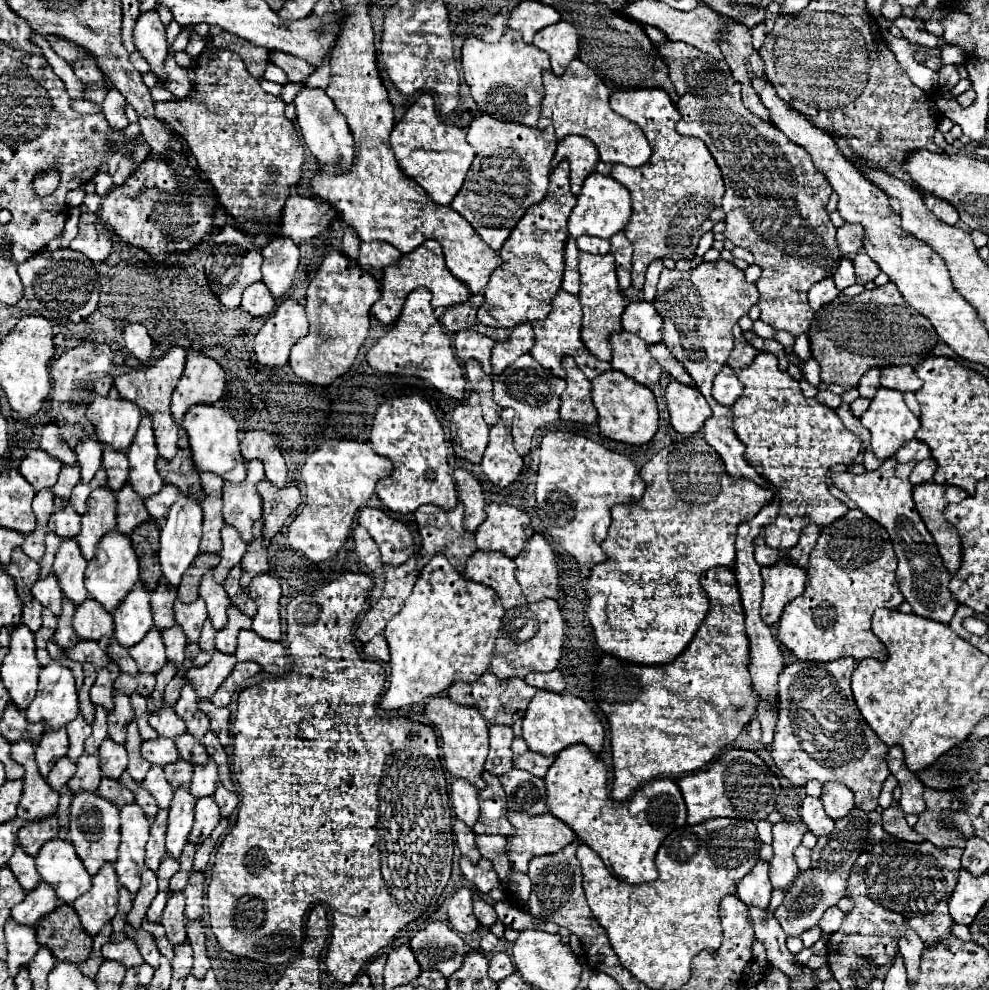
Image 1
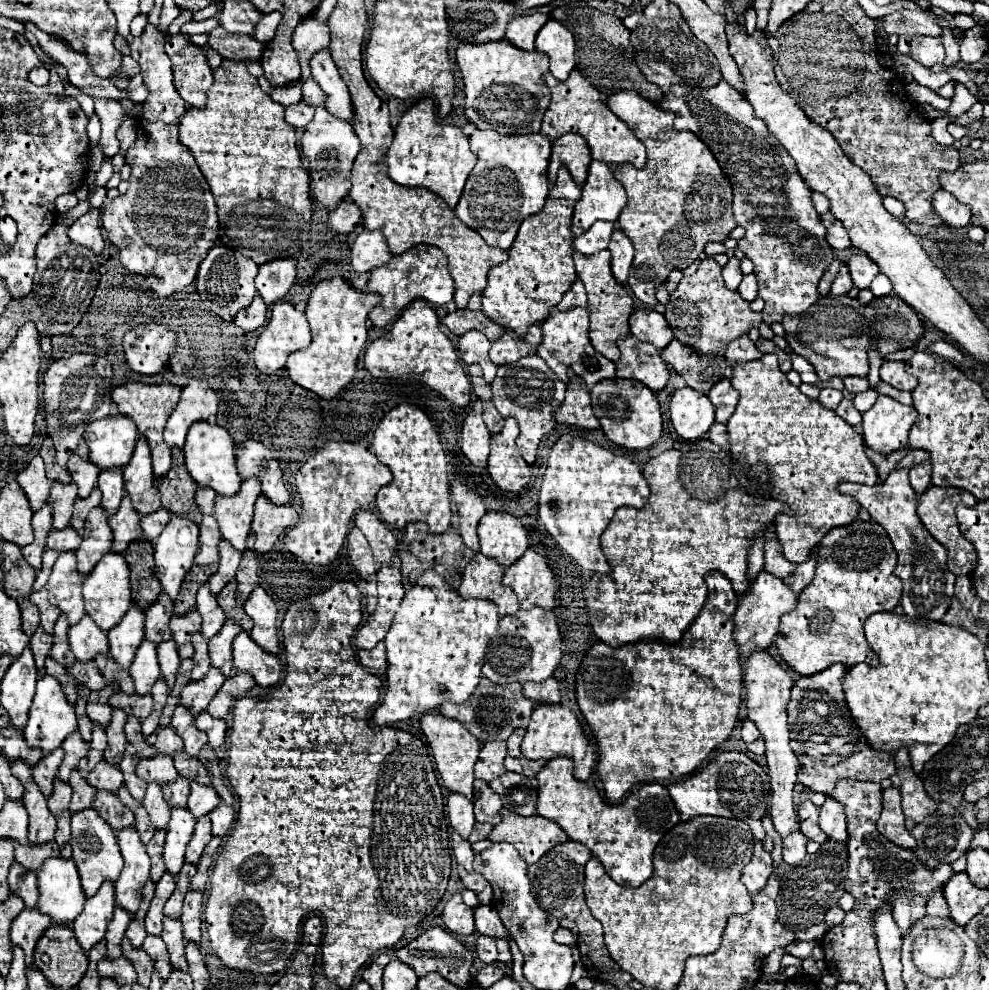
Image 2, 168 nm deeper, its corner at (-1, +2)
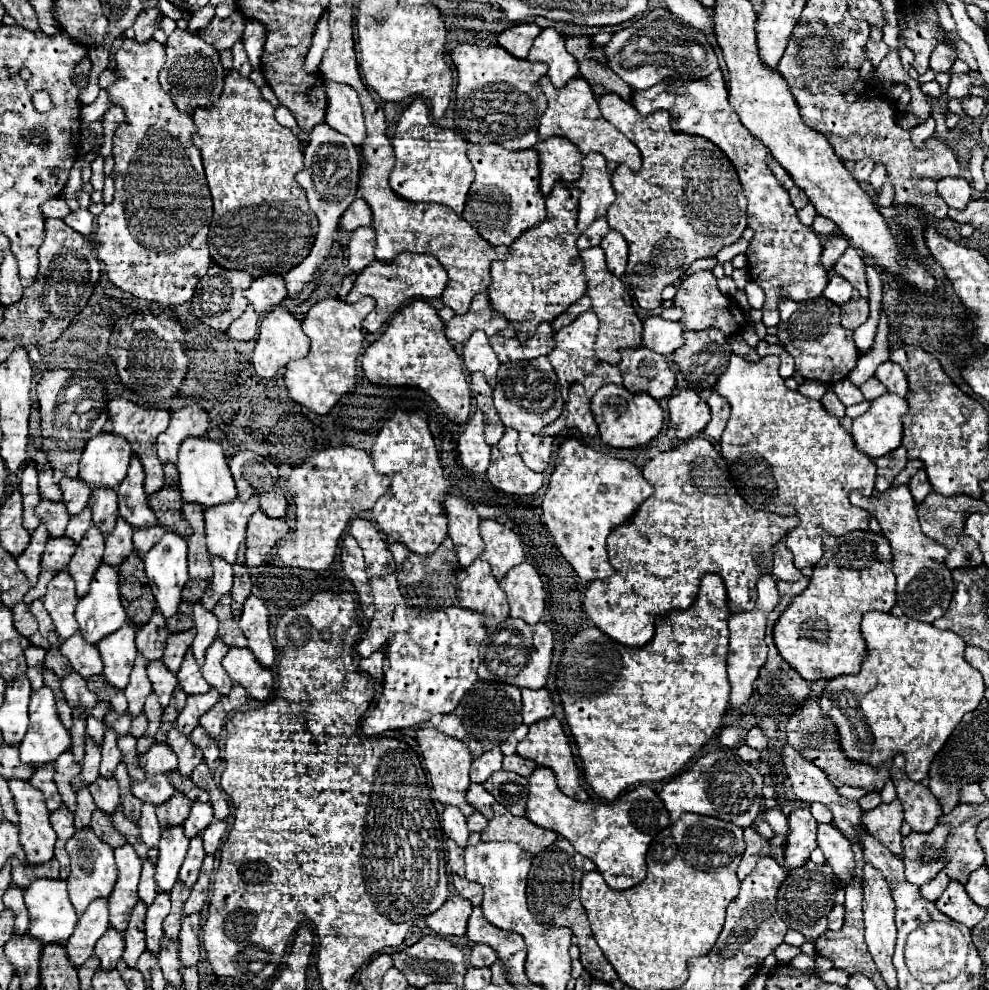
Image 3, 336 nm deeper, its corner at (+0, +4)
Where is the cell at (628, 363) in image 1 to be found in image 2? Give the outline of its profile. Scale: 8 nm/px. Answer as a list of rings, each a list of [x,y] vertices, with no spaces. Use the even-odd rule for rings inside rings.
[[[628,336],[626,340],[618,342],[622,358],[616,362],[616,376],[638,380],[650,390],[658,392],[668,384],[670,370],[662,362],[658,348],[646,342],[638,342],[636,338]]]

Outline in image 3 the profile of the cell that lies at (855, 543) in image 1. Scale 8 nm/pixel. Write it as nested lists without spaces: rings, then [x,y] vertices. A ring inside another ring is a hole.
[[[853,532],[845,536],[823,536],[823,558],[811,572],[809,586],[793,600],[793,604],[779,616],[773,628],[773,640],[779,654],[795,668],[801,678],[815,680],[831,680],[843,674],[857,674],[859,666],[865,658],[865,642],[859,630],[859,622],[865,612],[879,610],[891,612],[895,606],[895,576],[891,572],[891,546],[883,534],[873,532]]]

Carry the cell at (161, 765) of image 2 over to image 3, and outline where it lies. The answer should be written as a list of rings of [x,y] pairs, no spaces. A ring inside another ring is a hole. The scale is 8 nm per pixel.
[[[155,774],[155,776],[147,776],[145,782],[133,782],[131,792],[141,802],[149,802],[153,806],[159,806],[175,794],[175,788],[169,784],[165,774]]]

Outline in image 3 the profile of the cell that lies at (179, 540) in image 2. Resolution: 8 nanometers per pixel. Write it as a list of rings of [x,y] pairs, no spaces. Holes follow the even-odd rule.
[[[165,532],[161,542],[155,544],[145,554],[143,562],[145,562],[145,574],[149,578],[151,592],[153,592],[155,602],[157,602],[157,610],[165,618],[175,616],[177,608],[179,608],[179,602],[181,602],[181,590],[189,580],[189,574],[187,574],[187,542],[185,542],[185,538],[179,536],[179,534],[173,534],[173,532]]]

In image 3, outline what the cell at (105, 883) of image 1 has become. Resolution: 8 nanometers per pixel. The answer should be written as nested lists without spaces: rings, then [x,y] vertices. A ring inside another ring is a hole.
[[[97,898],[89,904],[89,908],[79,916],[73,936],[67,940],[67,958],[75,968],[79,968],[93,952],[97,940],[109,928],[109,908],[105,898]]]

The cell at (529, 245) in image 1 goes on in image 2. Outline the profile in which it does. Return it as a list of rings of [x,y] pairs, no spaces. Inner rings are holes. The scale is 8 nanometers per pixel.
[[[568,168],[558,170],[558,180],[552,186],[546,204],[538,216],[528,216],[508,250],[508,260],[492,266],[488,272],[488,286],[482,292],[482,312],[496,324],[518,332],[524,336],[526,330],[546,320],[550,308],[554,308],[560,298],[568,292],[576,280],[576,270],[572,262],[572,212],[580,198],[580,186],[574,184]]]

